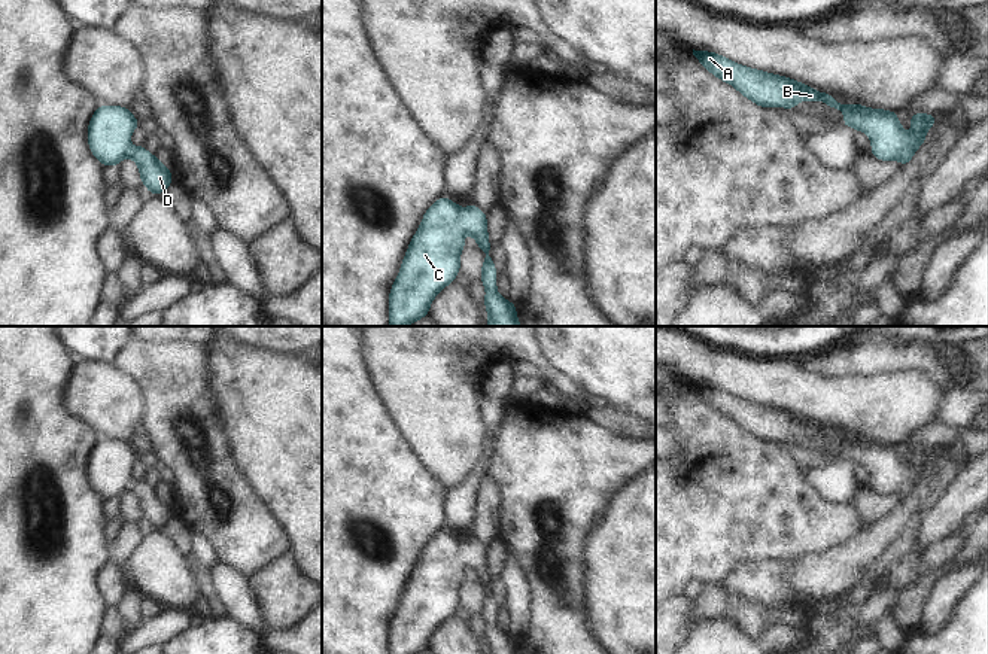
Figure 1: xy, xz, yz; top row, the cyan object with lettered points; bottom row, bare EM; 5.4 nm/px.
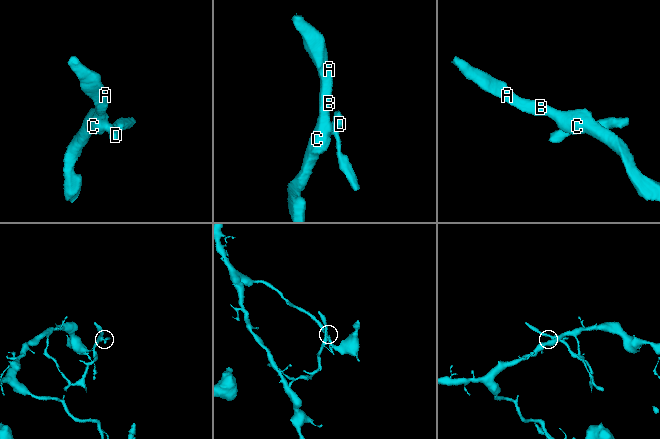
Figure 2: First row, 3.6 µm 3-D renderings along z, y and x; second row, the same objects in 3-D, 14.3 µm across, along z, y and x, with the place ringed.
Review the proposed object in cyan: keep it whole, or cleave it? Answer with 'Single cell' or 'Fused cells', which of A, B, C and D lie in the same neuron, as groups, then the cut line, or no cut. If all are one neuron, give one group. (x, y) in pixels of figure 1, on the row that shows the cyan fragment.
Single cell. Groups: A B C D. No split.

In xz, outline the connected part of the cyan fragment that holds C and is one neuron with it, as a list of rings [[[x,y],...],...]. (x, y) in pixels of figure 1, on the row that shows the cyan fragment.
[[[449,197],[438,198],[425,213],[414,234],[401,271],[389,293],[389,325],[408,326],[426,317],[434,296],[455,282],[460,271],[459,255],[463,235],[471,234],[480,250],[486,250],[481,282],[486,288],[484,307],[489,326],[522,326],[513,302],[496,292],[496,270],[490,258],[487,218],[472,203],[462,209]]]

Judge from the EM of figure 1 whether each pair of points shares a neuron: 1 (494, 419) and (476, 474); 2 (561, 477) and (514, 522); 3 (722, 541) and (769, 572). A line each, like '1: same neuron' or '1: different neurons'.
1: same neuron
2: same neuron
3: different neurons

